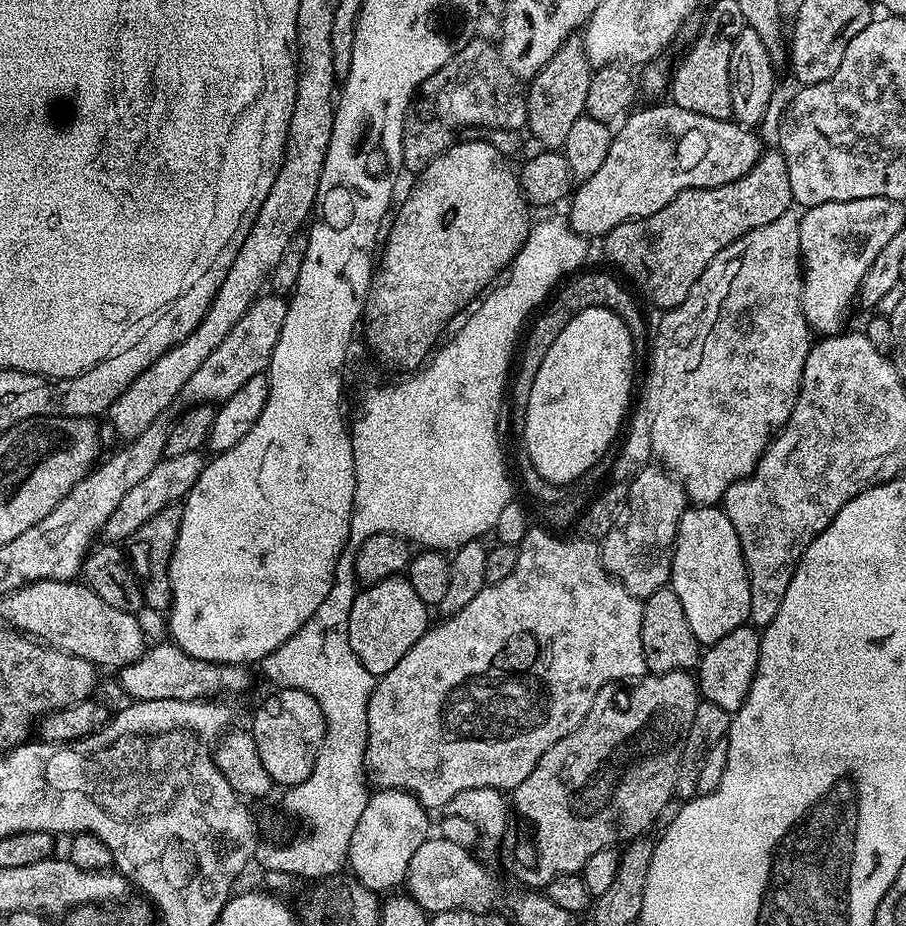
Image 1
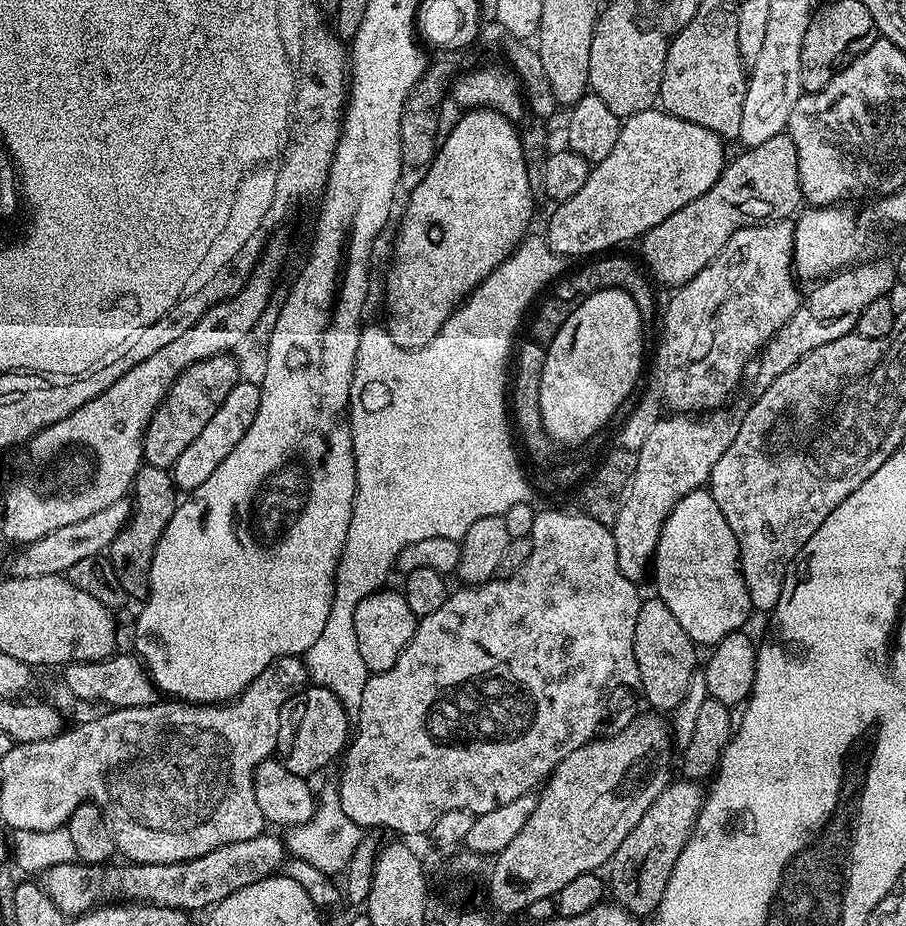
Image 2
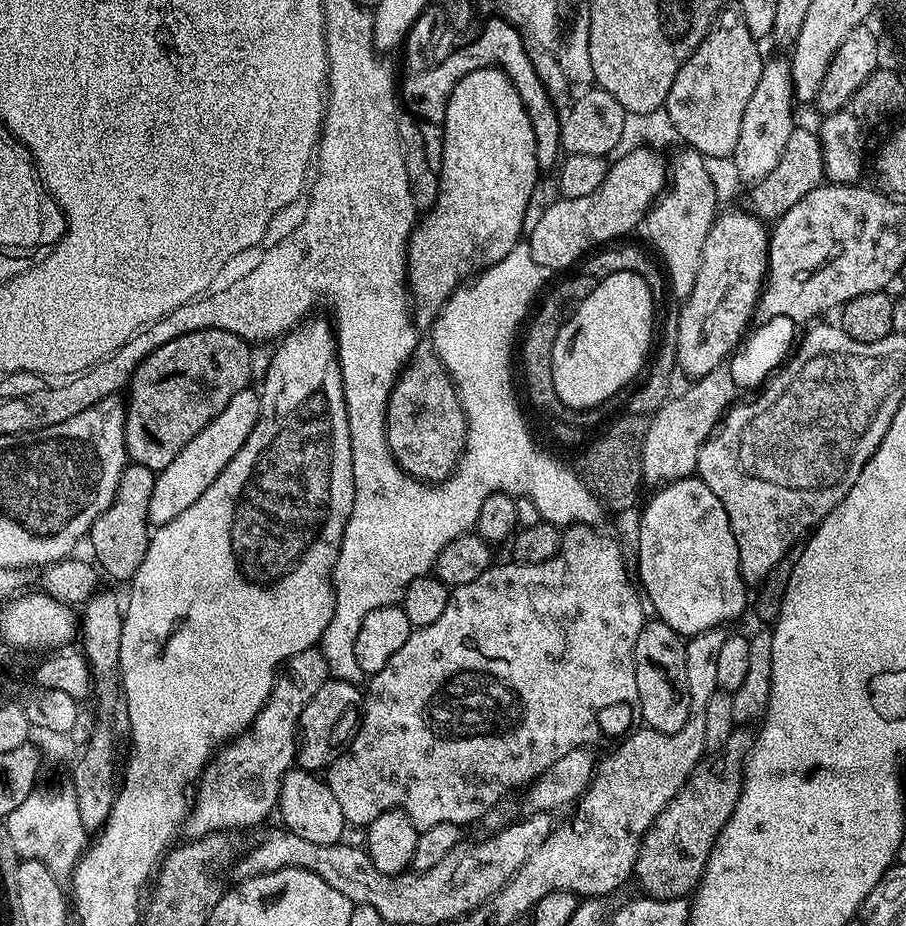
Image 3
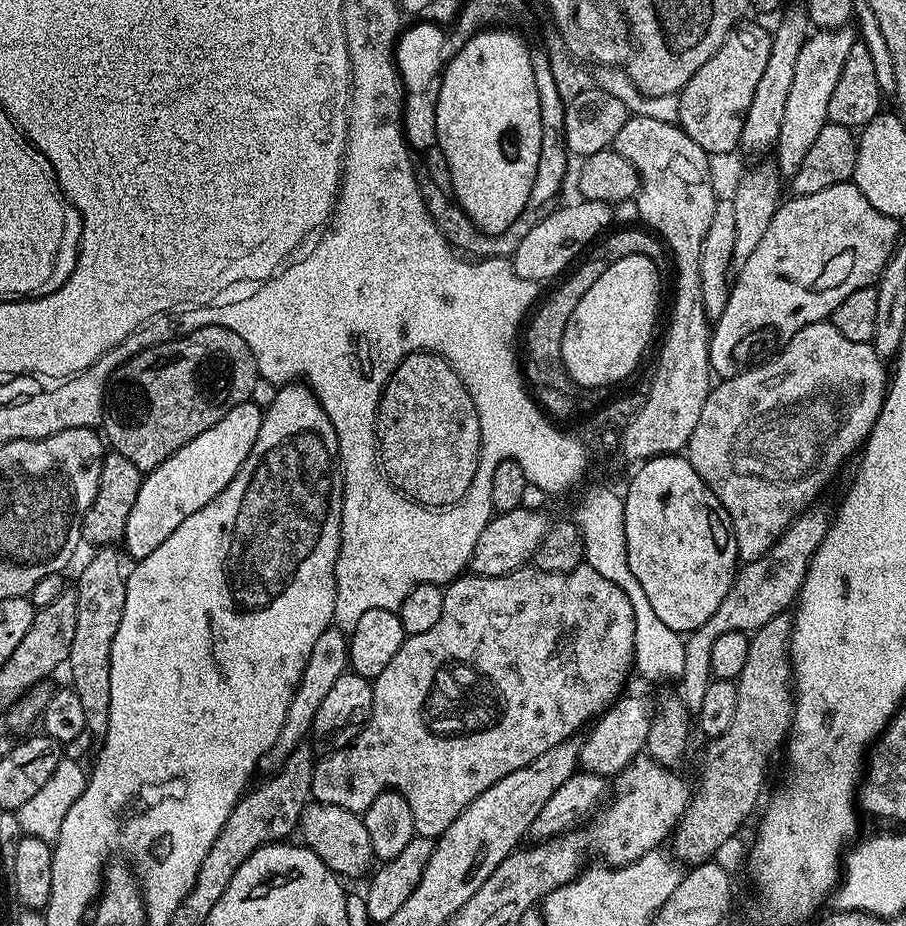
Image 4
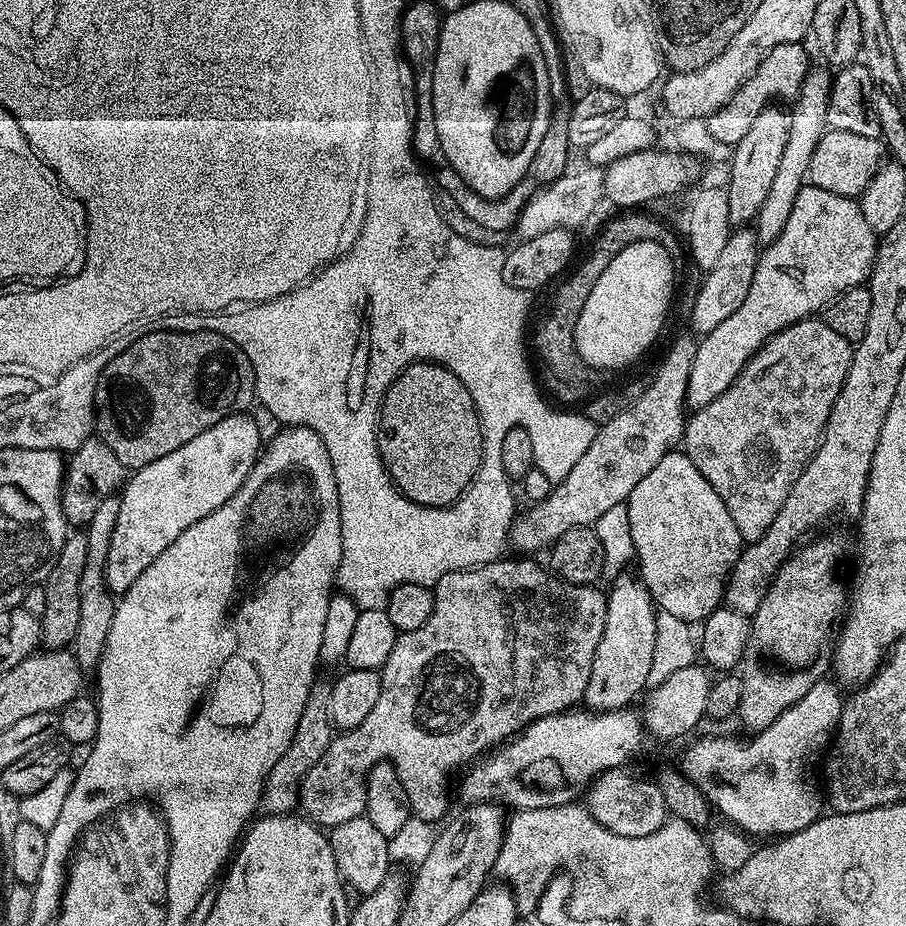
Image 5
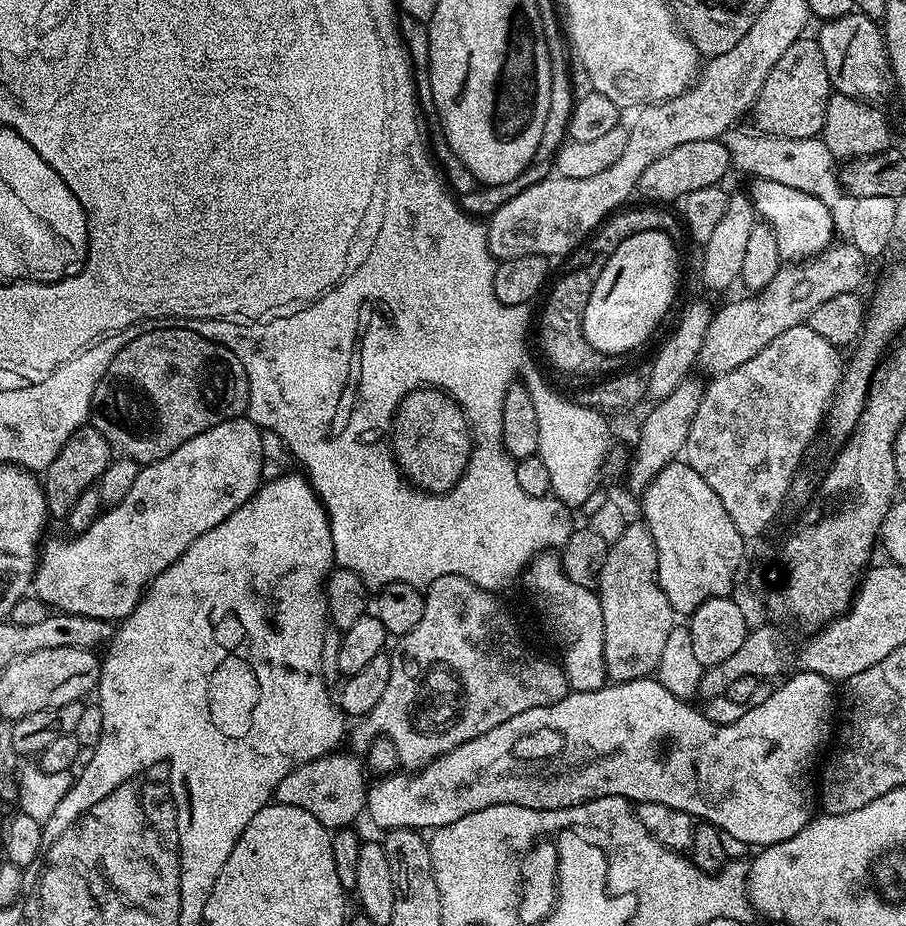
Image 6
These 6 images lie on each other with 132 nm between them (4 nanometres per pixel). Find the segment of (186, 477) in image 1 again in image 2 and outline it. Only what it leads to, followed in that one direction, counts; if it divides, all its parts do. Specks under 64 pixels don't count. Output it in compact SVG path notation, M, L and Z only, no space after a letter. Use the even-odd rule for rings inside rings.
M125 498L113 502L98 514L90 514L90 518L82 518L82 522L70 522L70 526L62 526L42 538L38 538L33 544L23 545L20 552L12 560L7 575L18 578L42 578L43 576L58 576L66 574L70 566L82 562L82 558L94 558L107 553L108 548L118 538L118 534L128 525L128 519L132 516L132 500Z

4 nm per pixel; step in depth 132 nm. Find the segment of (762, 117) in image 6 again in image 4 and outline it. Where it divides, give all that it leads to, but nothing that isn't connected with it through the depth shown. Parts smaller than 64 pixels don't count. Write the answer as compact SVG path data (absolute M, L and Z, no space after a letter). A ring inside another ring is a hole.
M748 23L733 28L710 62L698 66L698 74L694 74L694 78L690 78L690 82L686 82L684 89L678 93L678 123L681 130L698 142L698 146L702 146L702 150L712 158L724 156L727 152L735 153L739 149L746 110L750 110L754 90L770 58L772 32L760 24Z

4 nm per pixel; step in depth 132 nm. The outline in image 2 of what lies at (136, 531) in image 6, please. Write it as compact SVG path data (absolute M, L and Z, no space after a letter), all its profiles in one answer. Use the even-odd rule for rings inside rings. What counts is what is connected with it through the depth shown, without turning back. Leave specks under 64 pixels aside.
M241 378L234 386L234 390L230 390L230 394L226 394L226 398L223 400L222 406L218 406L214 418L210 418L210 422L206 422L202 434L198 434L198 438L194 438L194 442L190 442L190 446L186 446L186 450L182 450L178 462L172 464L170 469L172 481L176 483L177 489L191 490L202 486L202 482L206 482L206 478L210 478L210 474L214 474L214 470L218 470L218 466L222 466L222 462L226 462L230 450L234 450L234 446L238 446L238 442L242 442L246 430L250 430L250 426L254 426L254 417L258 414L259 405L259 383L255 379L252 381L248 378Z

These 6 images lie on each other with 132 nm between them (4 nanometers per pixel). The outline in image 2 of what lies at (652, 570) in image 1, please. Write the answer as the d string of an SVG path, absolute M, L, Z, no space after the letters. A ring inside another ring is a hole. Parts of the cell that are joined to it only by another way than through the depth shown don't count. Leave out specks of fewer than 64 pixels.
M747 399L735 400L730 406L721 406L707 414L665 415L636 453L634 474L624 491L618 518L610 524L618 566L628 580L640 582L644 575L649 575L658 538L670 510L674 510L686 494L701 491L711 481L714 462L718 462L718 458L726 454L726 446L734 442L734 434L738 434L748 410Z

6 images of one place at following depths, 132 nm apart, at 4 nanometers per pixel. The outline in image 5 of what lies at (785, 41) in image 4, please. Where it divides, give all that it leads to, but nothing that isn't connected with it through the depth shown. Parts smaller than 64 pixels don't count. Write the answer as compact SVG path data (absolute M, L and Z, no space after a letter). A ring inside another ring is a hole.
M769 106L754 118L750 131L742 138L742 142L734 145L732 159L727 165L728 184L726 183L726 207L730 212L729 225L748 226L755 221L758 210L762 210L762 202L766 202L766 194L774 183L778 165L782 159L782 150L786 150L786 134L790 134L790 115L780 106Z

